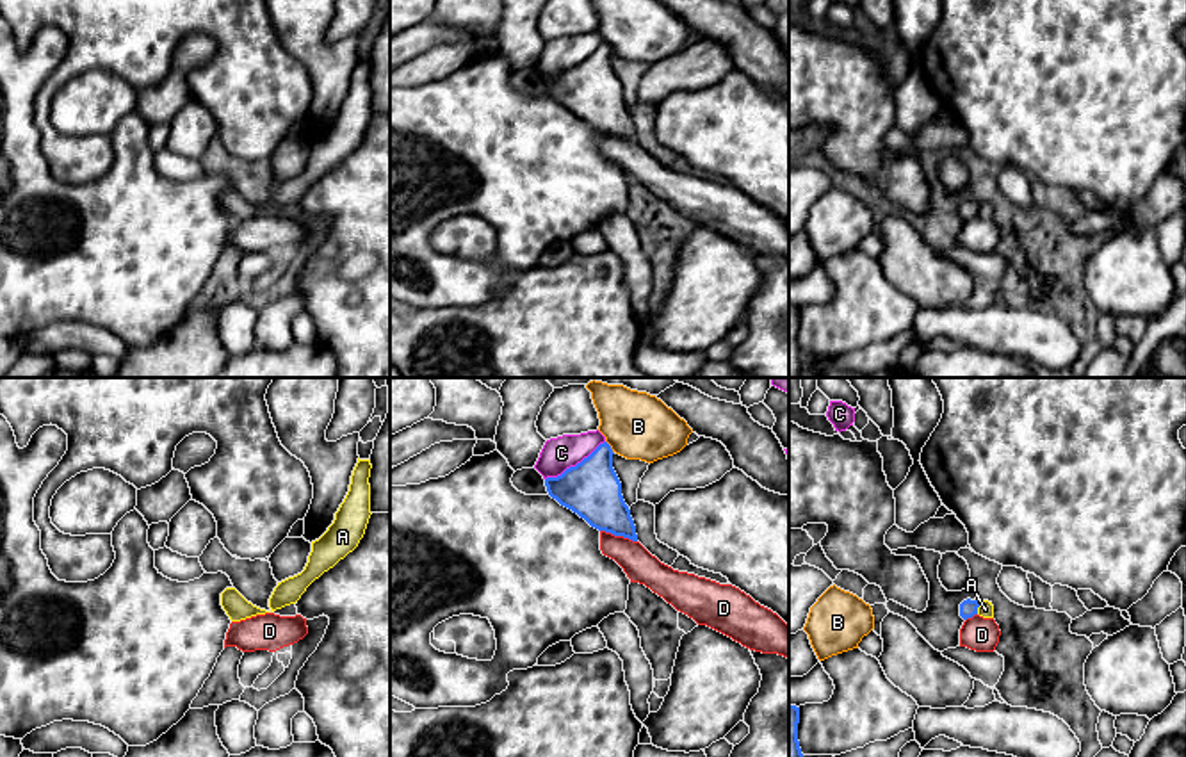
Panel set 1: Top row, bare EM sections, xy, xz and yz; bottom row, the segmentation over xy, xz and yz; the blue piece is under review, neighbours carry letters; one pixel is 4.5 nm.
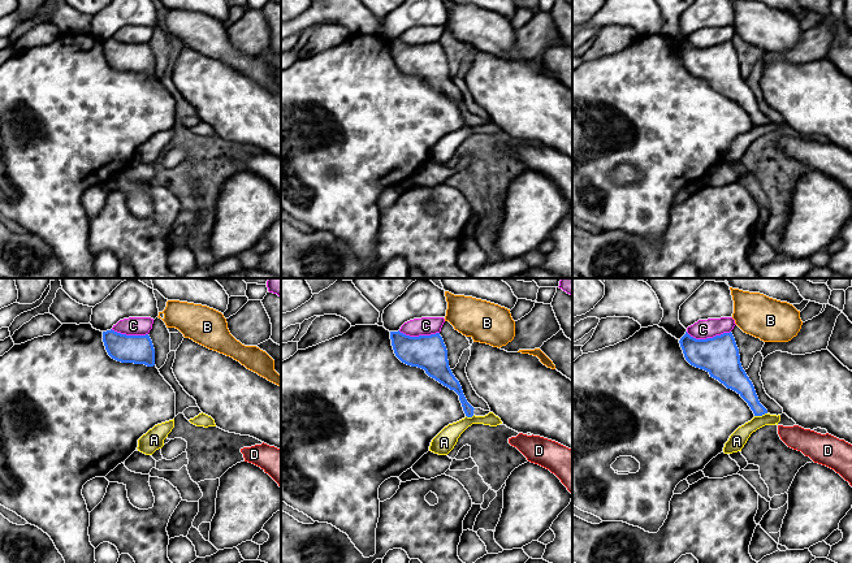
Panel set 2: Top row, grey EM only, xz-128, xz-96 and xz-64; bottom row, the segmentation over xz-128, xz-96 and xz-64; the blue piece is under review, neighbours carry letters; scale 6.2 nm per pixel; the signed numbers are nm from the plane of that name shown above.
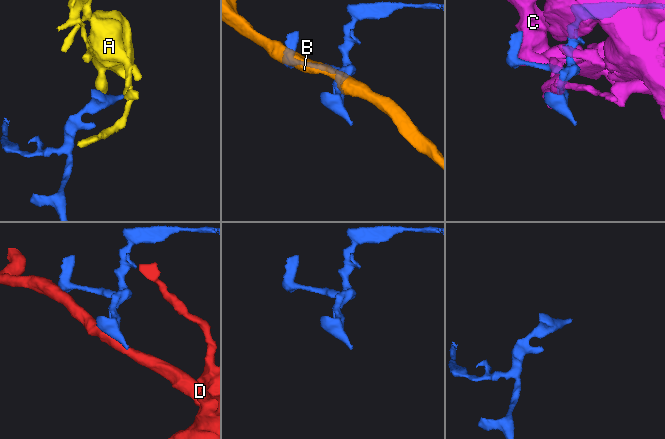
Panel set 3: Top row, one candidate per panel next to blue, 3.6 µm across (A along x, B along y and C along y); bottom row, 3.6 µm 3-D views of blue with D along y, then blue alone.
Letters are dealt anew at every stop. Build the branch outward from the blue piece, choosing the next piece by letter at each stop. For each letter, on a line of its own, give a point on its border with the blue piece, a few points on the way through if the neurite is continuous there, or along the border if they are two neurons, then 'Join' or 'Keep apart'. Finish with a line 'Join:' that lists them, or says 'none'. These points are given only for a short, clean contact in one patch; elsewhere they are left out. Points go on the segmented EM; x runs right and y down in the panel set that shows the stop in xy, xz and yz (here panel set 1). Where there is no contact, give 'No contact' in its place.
A: Touches blue at yz (978, 606). Boundary: yz (980, 602), (976, 613). Keep apart
B: Touches blue at xz (609, 447). Boundary: xz (606, 440), (613, 453). Keep apart
C: Touches blue at xz (576, 465). Keep apart
D: Touches blue at xz (618, 535). Boundary: xz (601, 529), (636, 542). Keep apart
Join: none

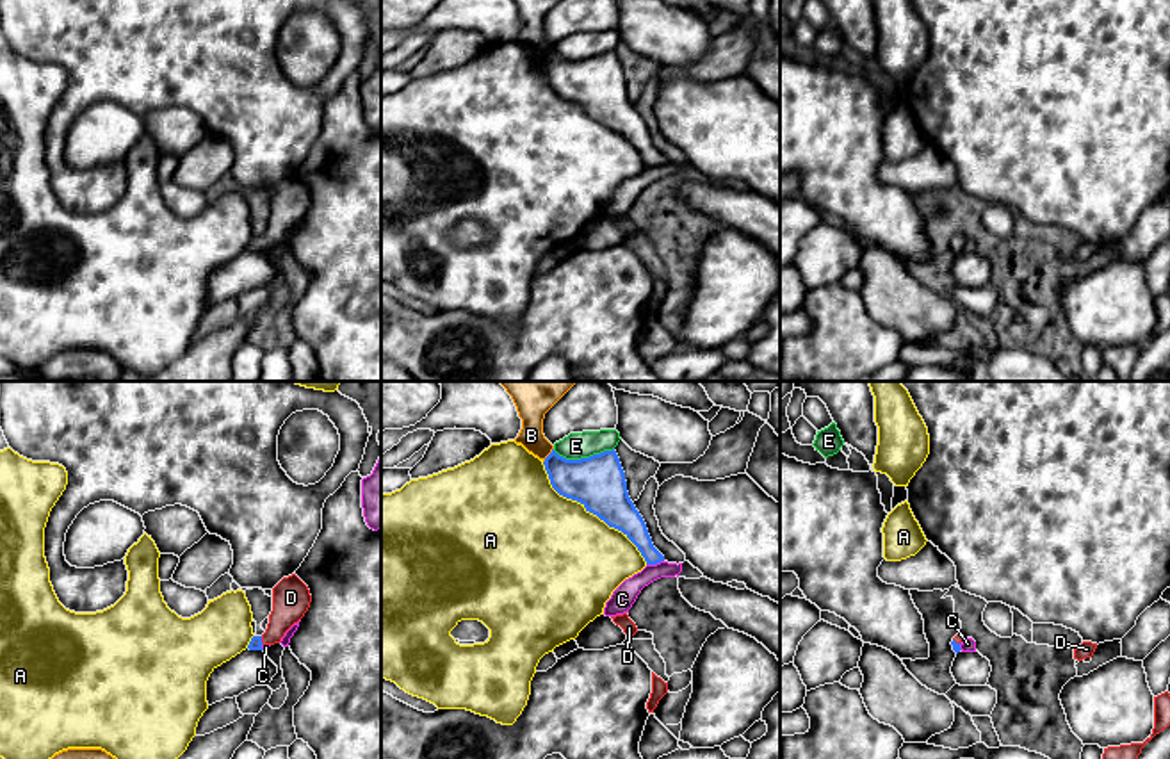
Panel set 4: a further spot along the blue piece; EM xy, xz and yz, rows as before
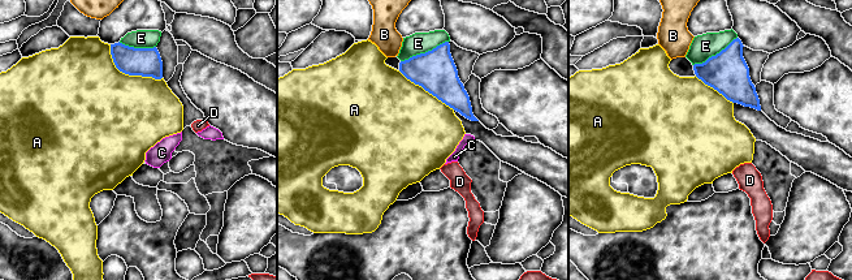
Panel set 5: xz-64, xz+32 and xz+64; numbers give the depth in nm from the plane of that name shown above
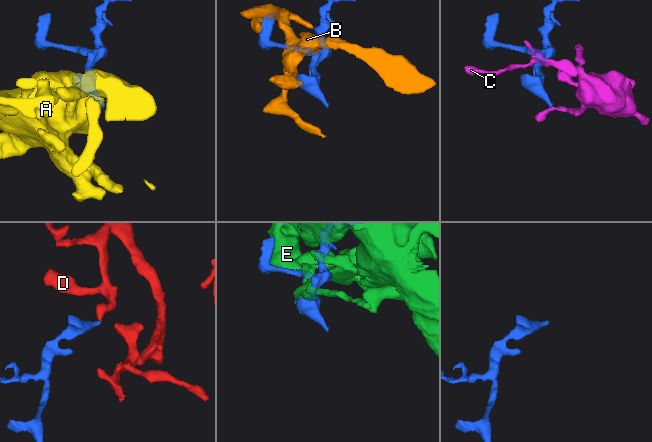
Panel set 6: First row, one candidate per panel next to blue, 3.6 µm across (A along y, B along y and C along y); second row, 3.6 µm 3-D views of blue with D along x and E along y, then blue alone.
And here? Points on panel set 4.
A: Touches blue at xz (590, 512). Keep apart
B: Touches blue at xz (549, 455). Keep apart
C: Touches blue at xz (654, 563). Boundary: xz (663, 560), (647, 565). Keep apart
D: Touches blue at xy (260, 640). Path across: xy (255, 644), (260, 640), (280, 622), (291, 597). Join
E: Touches blue at xz (583, 458). Keep apart
Join: D

